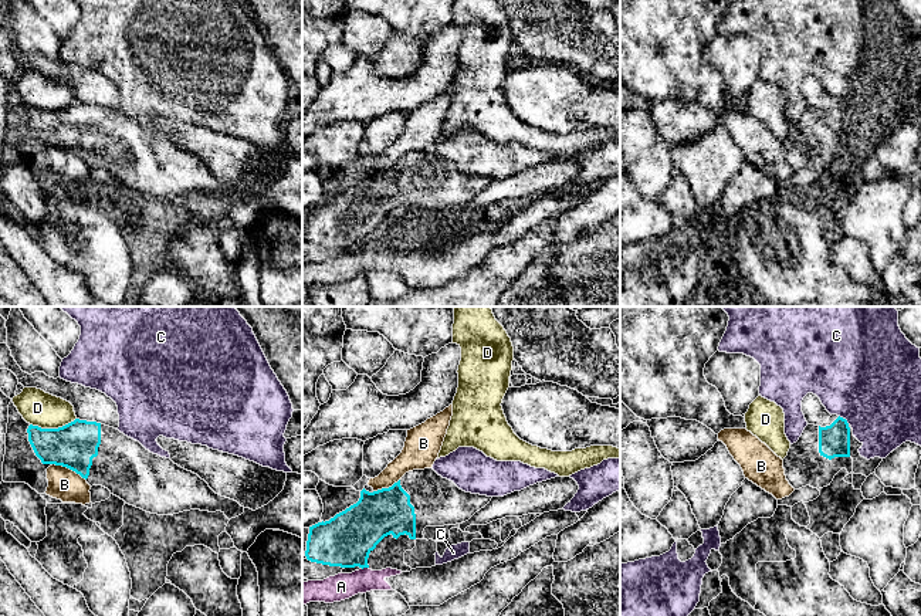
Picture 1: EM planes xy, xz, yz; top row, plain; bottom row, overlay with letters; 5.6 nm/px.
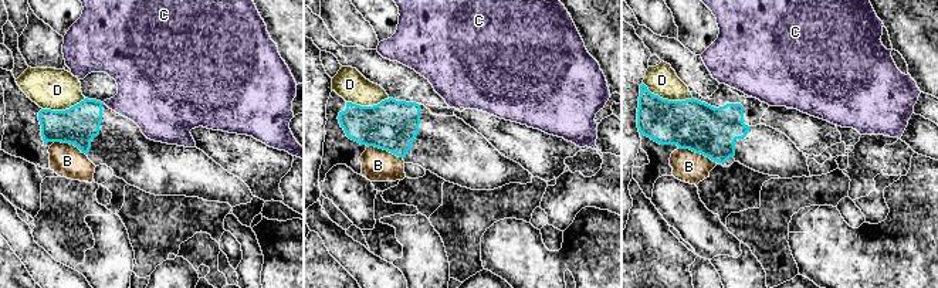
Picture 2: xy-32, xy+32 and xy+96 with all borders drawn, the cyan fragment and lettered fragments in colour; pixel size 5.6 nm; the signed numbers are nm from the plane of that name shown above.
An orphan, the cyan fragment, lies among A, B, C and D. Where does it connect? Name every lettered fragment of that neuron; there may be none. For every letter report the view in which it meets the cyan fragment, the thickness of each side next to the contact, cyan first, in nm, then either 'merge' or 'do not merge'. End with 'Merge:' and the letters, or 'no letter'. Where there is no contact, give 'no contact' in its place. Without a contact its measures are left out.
A: meets cyan in xz; 300 nm thick on the cyan side, 150 nm on the other; do not merge
B: meets cyan in xy; 260 nm thick on the cyan side, 180 nm on the other; do not merge
C: meets cyan in yz; 180 nm thick on the cyan side, 500 nm on the other; do not merge
D: meets cyan in xy; 260 nm thick on the cyan side, 200 nm on the other; do not merge
Merge: no letter

